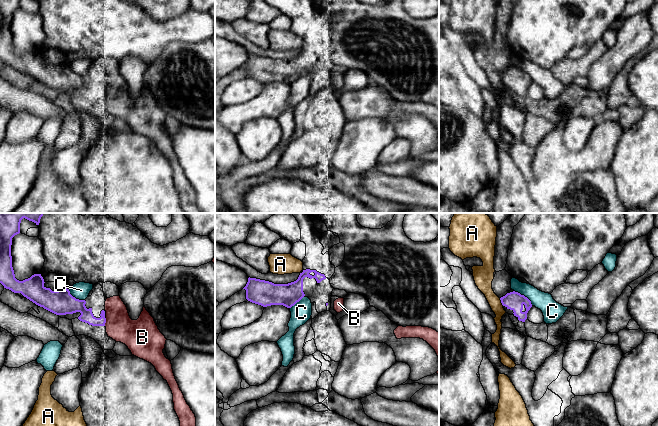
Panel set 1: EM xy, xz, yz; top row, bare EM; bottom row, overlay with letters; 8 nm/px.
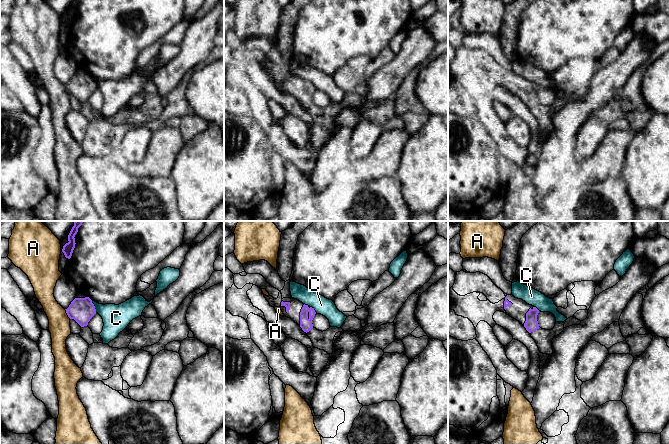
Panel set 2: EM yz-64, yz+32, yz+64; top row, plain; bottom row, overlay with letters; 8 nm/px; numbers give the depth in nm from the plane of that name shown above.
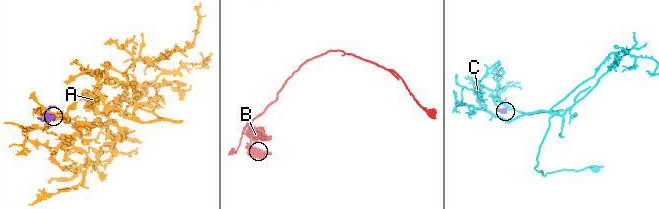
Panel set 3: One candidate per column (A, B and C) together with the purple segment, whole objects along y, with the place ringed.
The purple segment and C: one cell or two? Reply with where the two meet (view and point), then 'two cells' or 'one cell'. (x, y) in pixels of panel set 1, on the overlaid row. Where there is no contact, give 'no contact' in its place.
yz (523, 295) | two cells

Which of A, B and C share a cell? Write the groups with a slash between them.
A / B / C

